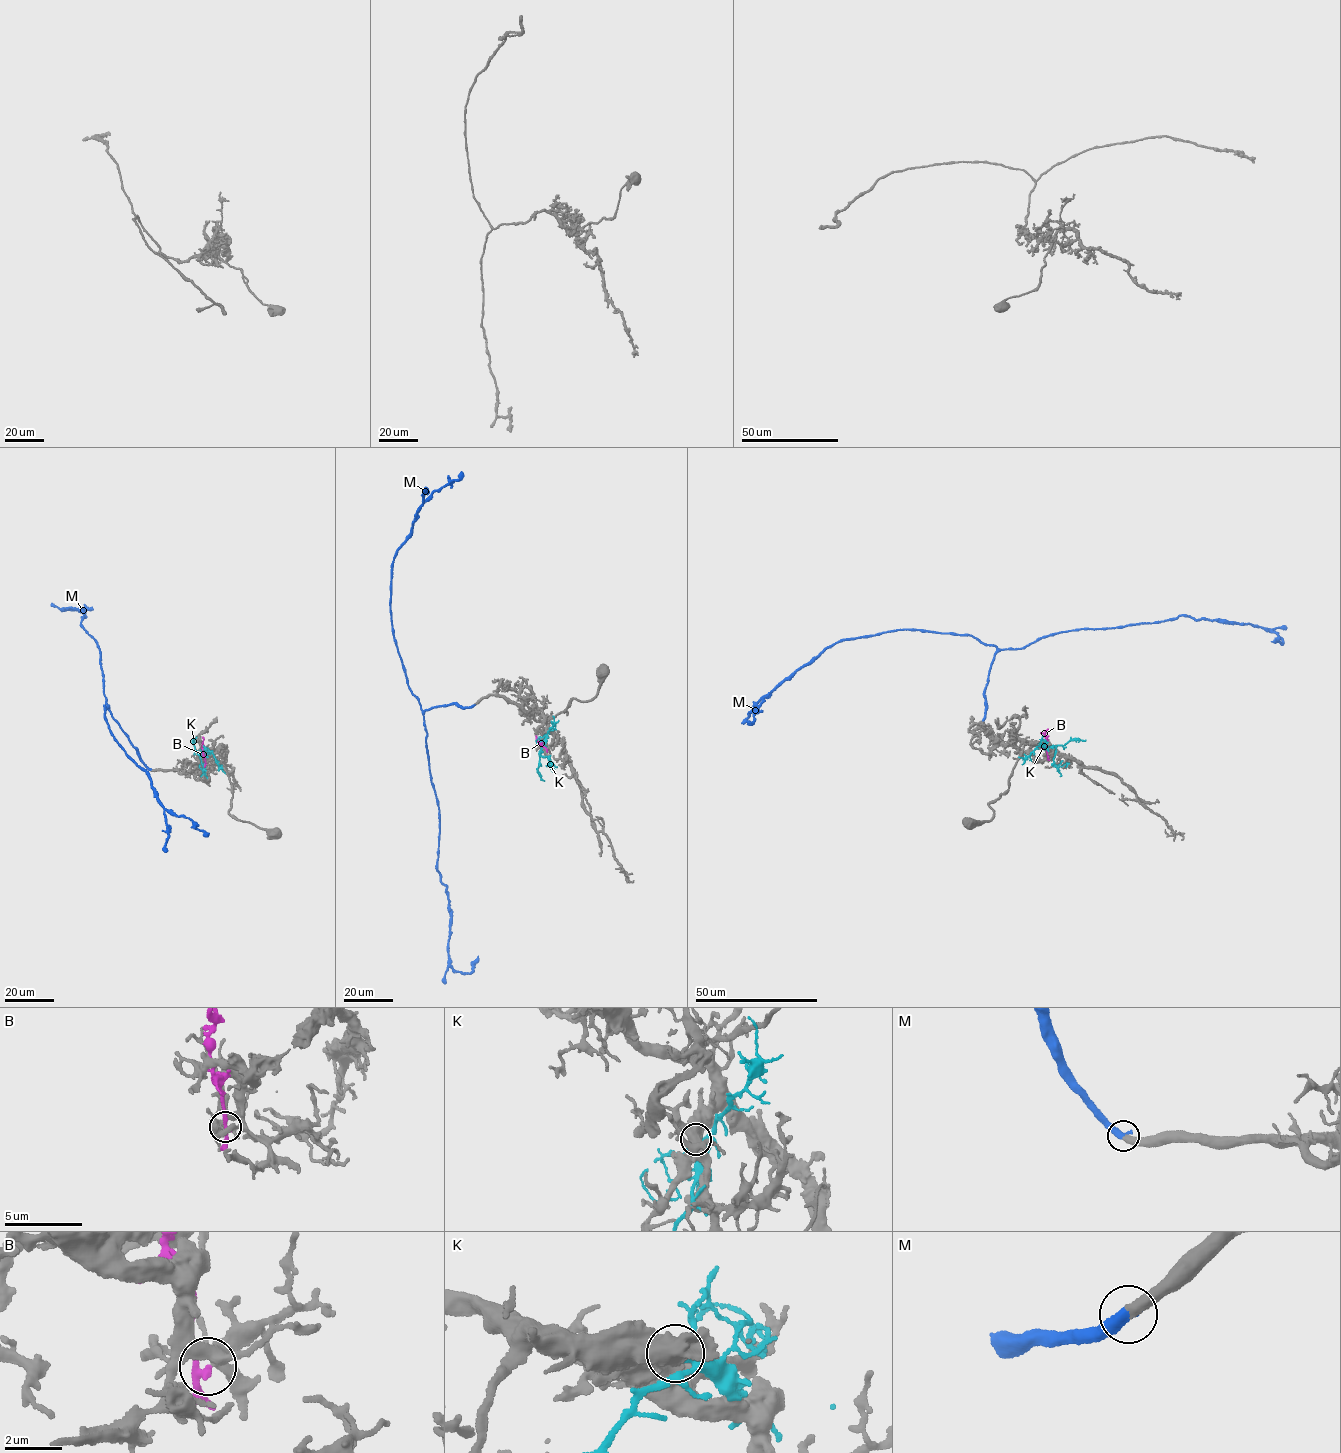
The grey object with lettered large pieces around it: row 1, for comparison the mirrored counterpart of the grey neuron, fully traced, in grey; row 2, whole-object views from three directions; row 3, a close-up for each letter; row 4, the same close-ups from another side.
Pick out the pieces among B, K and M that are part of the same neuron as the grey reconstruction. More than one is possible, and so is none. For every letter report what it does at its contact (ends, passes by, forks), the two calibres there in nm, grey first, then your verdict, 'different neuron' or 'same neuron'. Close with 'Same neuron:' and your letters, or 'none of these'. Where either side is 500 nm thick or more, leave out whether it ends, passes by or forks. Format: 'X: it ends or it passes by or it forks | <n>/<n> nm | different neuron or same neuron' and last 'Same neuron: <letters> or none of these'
B: it passes by | 320/240 nm | different neuron
K: 750/240 nm | different neuron
M: it ends | 400/440 nm | same neuron
Same neuron: M

